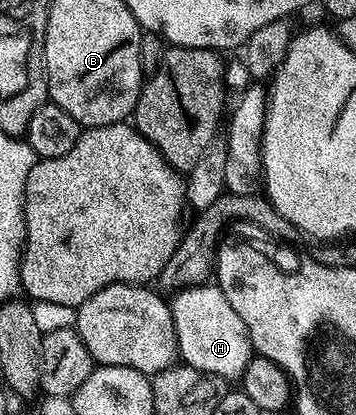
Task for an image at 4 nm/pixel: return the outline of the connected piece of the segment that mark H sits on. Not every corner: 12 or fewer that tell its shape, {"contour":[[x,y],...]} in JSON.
{"contour":[[214,284],[171,301],[179,357],[223,380],[254,356],[248,331]]}

